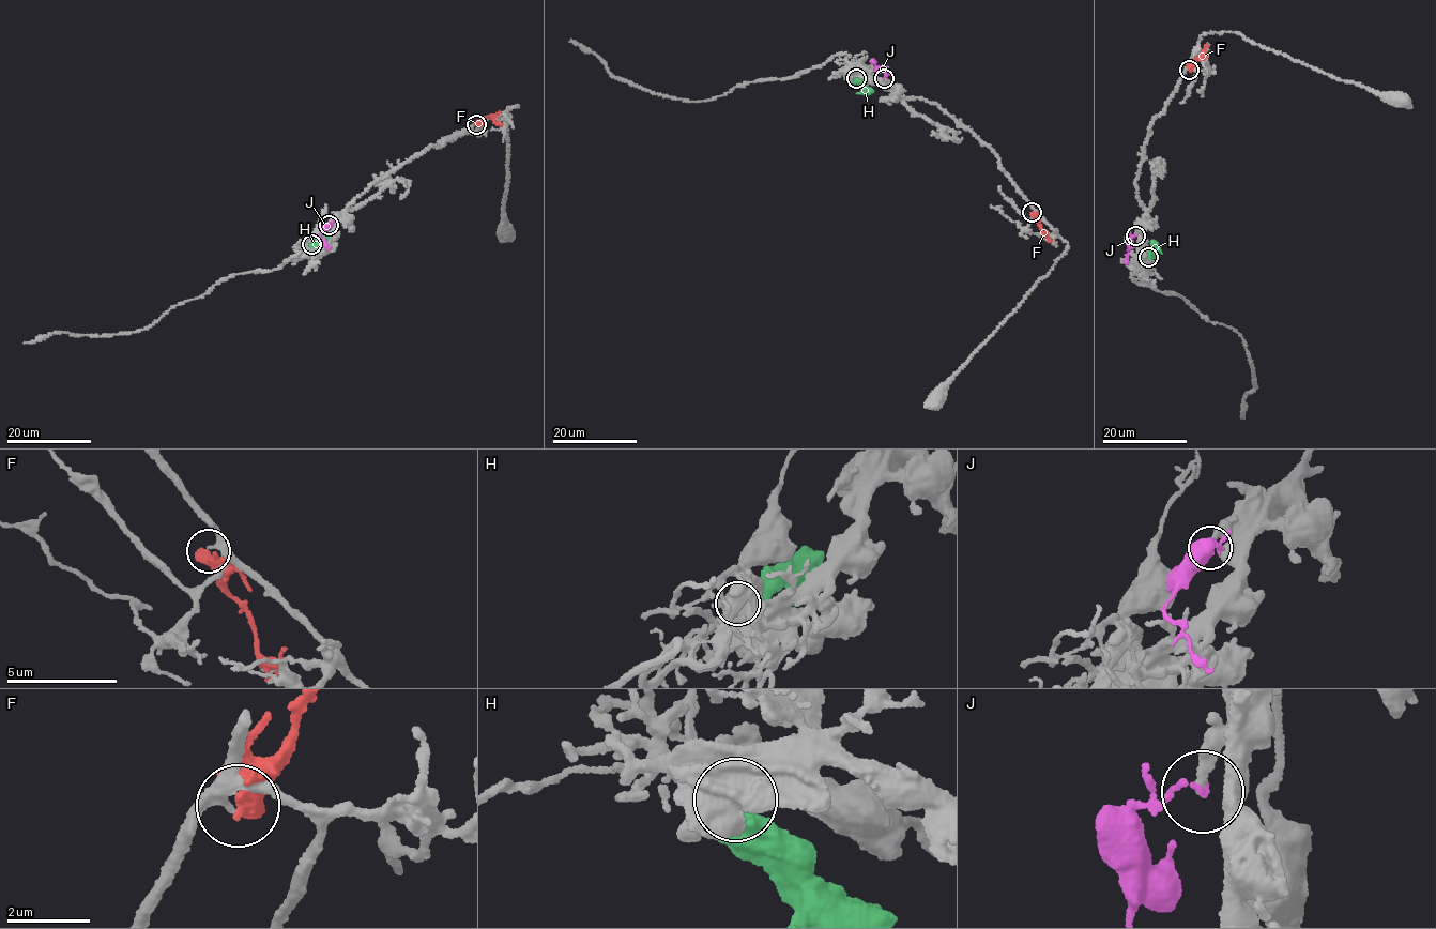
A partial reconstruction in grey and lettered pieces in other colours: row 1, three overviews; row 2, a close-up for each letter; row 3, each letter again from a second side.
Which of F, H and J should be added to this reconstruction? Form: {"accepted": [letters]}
{"accepted": ["H"]}

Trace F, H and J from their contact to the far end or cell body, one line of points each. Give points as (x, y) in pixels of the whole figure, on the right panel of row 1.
F: (1190, 70), (1198, 56), (1204, 55), (1200, 60)
H: (1148, 258), (1152, 249), (1162, 253)
J: (1135, 235), (1130, 238), (1127, 262)

